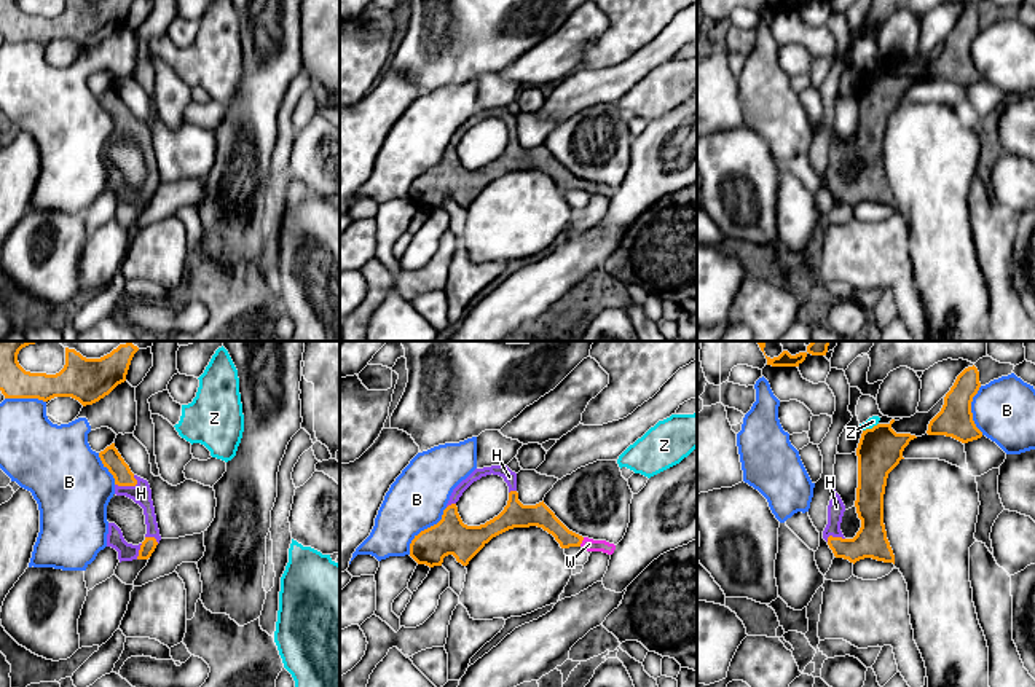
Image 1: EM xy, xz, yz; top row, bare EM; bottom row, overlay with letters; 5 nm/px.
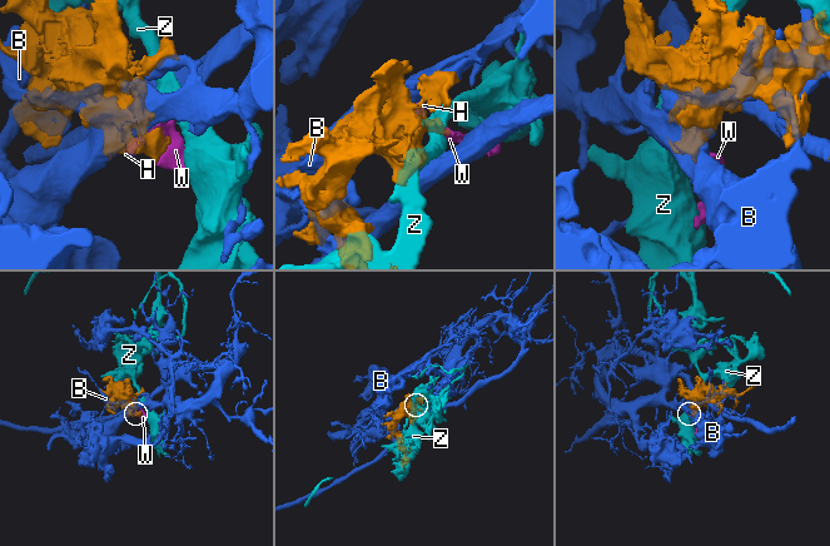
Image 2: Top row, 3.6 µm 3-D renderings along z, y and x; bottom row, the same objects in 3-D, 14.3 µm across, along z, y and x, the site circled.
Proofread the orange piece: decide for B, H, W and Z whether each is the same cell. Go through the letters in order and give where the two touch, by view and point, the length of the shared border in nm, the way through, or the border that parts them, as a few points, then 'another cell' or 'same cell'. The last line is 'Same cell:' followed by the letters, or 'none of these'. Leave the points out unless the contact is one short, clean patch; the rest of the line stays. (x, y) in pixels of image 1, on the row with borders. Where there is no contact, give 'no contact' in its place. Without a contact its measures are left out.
B: xz (425, 529) | 300 nm | another cell
H: xy (126, 485) | 120 nm | same cell
W: xz (581, 542) | 50 nm | same cell
Z: yz (869, 429) | 90 nm | another cell
Same cell: H, W

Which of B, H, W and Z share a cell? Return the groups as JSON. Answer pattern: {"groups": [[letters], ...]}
{"groups": [["B"], ["H", "W"], ["Z"]]}

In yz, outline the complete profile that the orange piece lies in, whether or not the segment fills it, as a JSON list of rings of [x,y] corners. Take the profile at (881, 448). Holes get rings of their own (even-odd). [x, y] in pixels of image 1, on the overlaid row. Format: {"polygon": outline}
{"polygon": [[[882,416],[879,424],[861,434],[858,456],[856,513],[861,528],[853,539],[845,539],[840,531],[845,505],[832,486],[828,505],[828,524],[823,539],[836,558],[856,563],[872,558],[895,564],[895,555],[887,539],[883,524],[883,494],[888,473],[899,464],[904,448],[917,438],[911,434],[896,434],[891,429],[895,421],[903,418]]]}

